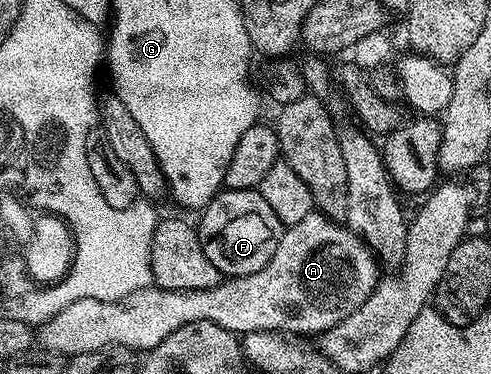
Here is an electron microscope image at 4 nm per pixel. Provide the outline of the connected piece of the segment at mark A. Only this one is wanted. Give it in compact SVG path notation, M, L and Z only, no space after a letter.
M315 210L307 214L303 222L290 224L282 231L279 246L275 246L275 254L271 254L271 262L267 262L263 270L255 270L255 274L230 276L210 288L186 292L150 286L143 290L135 290L121 300L79 298L79 302L63 306L59 314L40 325L39 344L41 340L40 347L44 351L54 352L62 358L104 348L148 350L159 346L169 334L174 334L175 330L189 322L215 322L215 326L223 326L223 330L231 330L238 334L278 331L313 338L326 332L331 326L343 322L347 314L355 314L355 310L359 310L359 306L367 302L379 279L377 268L379 269L379 261L373 255L373 251L348 226L330 220L328 216L323 216Z

